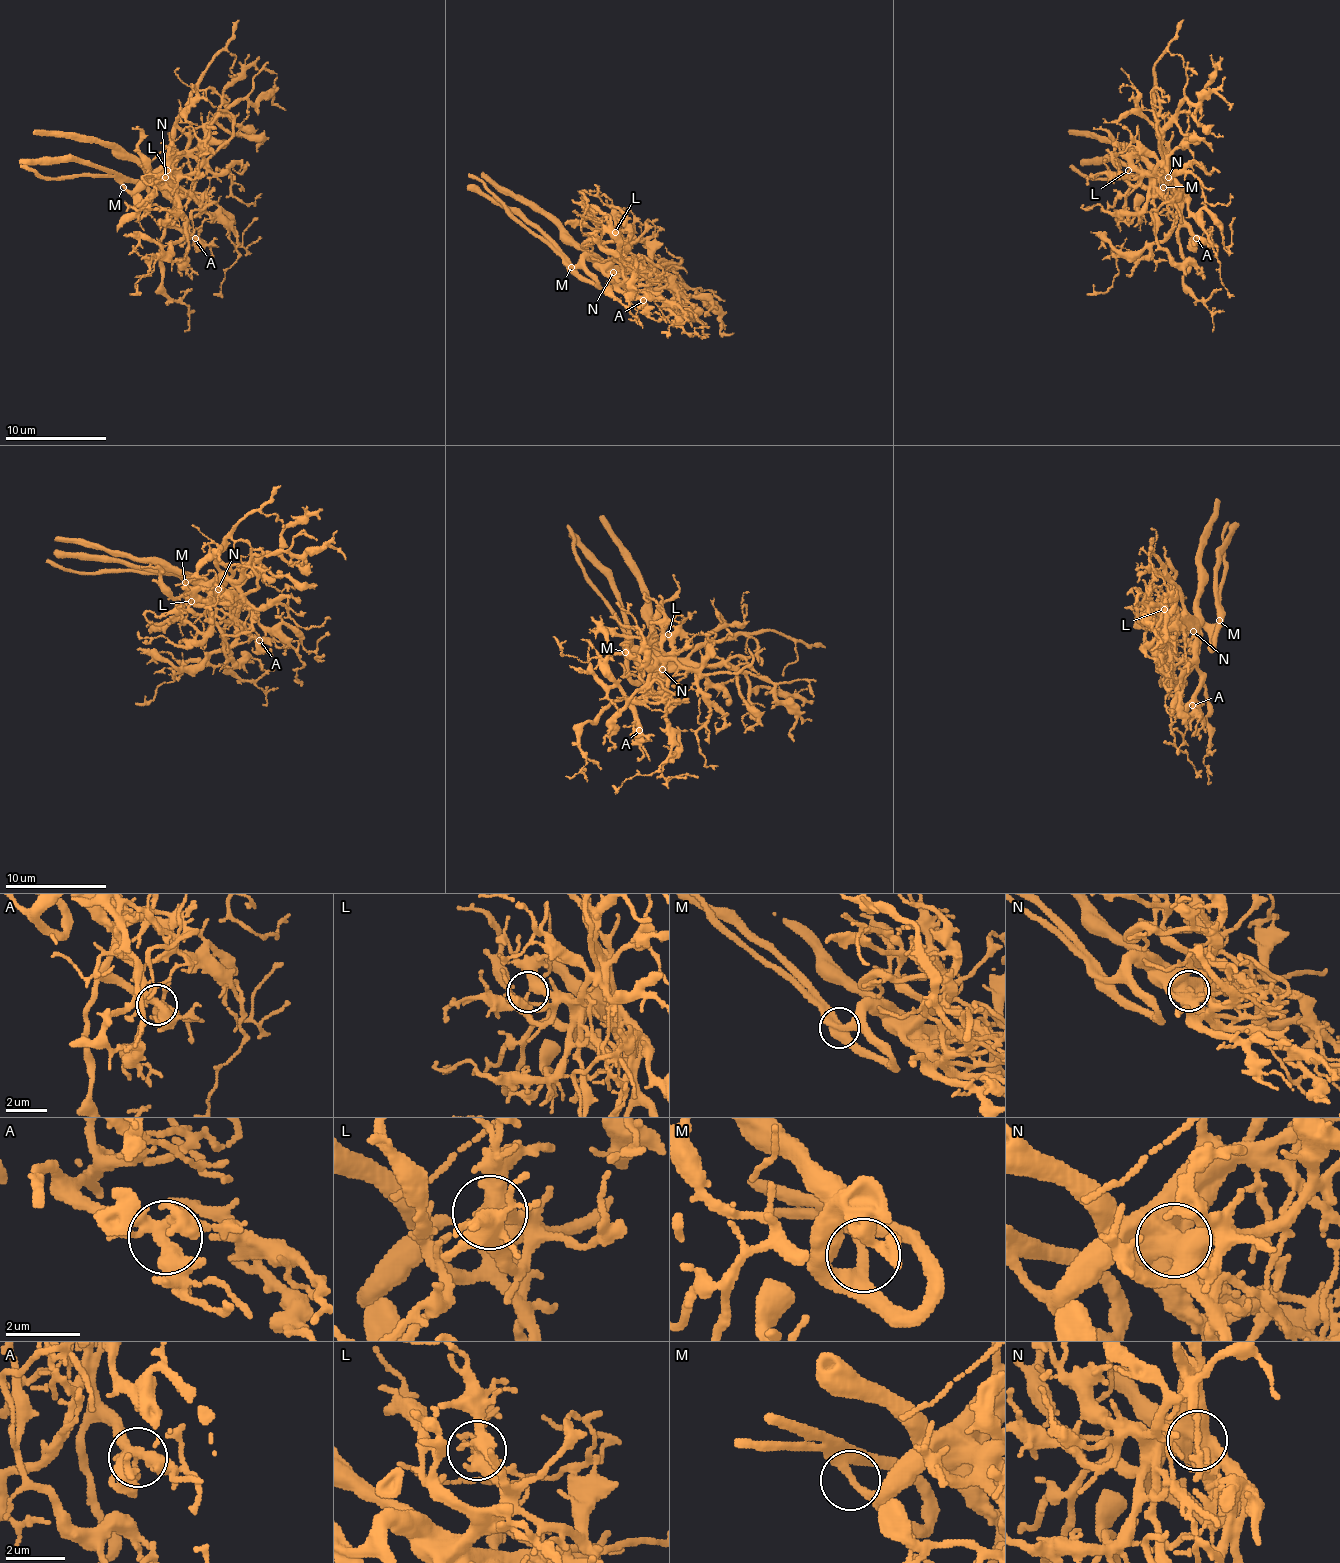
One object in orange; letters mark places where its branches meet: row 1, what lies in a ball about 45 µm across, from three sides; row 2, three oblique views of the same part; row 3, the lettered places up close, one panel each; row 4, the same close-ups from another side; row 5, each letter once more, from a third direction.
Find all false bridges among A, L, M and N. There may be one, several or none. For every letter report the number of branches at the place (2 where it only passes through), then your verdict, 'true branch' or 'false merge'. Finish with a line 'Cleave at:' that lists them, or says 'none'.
A: branches 4; true branch
L: branches 5; true branch
M: branches 3; true branch
N: branches 4; false merge
Cleave at: N

